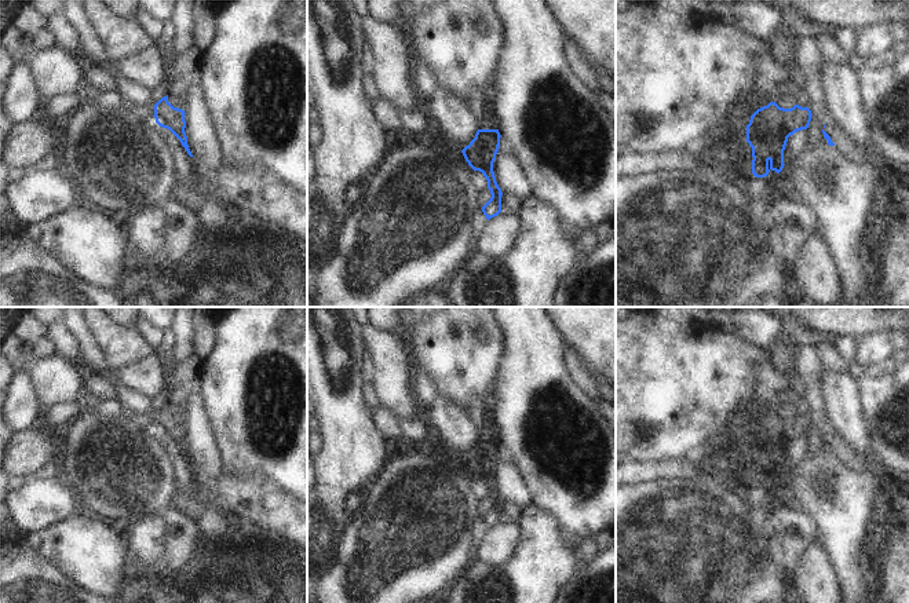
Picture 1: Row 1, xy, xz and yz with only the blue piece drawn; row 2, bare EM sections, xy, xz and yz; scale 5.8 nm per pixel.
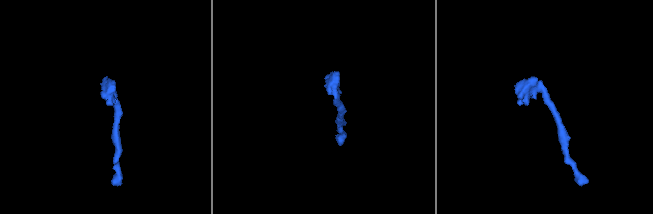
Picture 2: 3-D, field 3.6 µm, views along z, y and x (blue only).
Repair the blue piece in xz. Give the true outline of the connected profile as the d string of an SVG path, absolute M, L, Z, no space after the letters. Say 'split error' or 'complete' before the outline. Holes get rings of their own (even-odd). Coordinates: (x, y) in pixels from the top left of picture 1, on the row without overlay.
complete; M478 438L475 446L466 454L461 461L474 479L479 479L488 489L490 508L482 515L486 527L492 527L501 520L501 497L496 490L493 471L500 454L499 438Z

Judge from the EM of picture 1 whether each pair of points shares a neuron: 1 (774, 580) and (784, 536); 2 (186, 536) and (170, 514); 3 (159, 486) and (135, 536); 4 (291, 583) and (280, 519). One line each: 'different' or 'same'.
1: different
2: same
3: different
4: different

